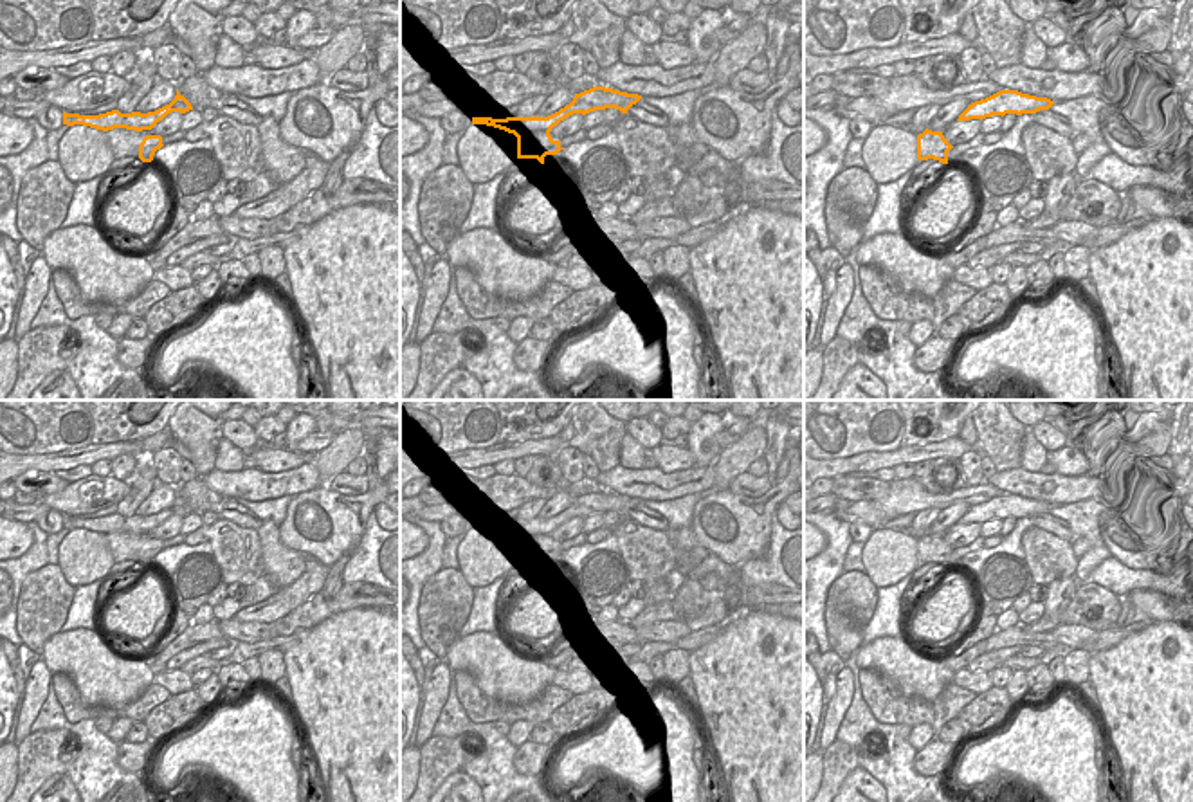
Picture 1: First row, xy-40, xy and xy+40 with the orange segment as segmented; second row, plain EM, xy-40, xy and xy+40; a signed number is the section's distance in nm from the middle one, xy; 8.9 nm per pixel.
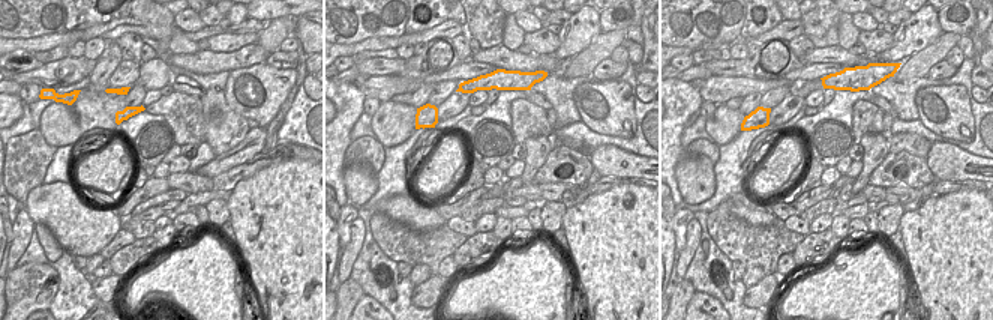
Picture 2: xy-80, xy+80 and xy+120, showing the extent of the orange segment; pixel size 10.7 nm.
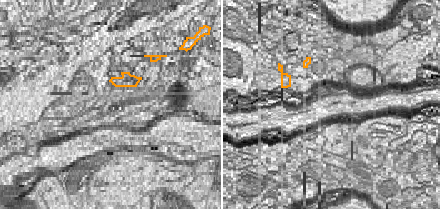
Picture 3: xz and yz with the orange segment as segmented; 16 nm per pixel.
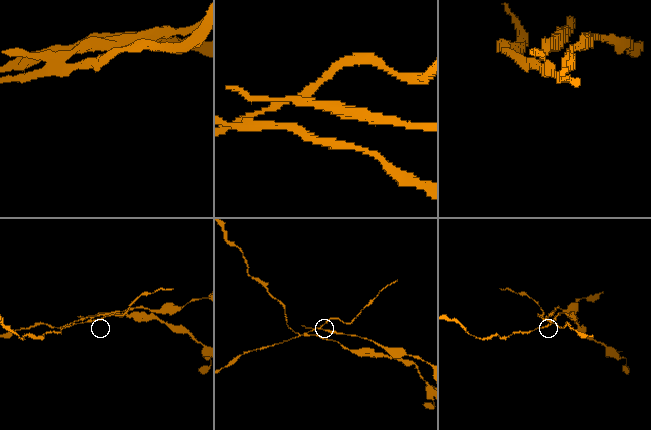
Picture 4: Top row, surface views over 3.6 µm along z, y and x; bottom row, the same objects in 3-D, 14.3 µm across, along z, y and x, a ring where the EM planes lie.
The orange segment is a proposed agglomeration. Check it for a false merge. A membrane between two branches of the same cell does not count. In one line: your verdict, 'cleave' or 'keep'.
cleave

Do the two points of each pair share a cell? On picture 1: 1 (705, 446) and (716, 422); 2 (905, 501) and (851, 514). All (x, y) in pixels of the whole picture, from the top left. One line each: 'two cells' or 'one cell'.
1: one cell
2: two cells

